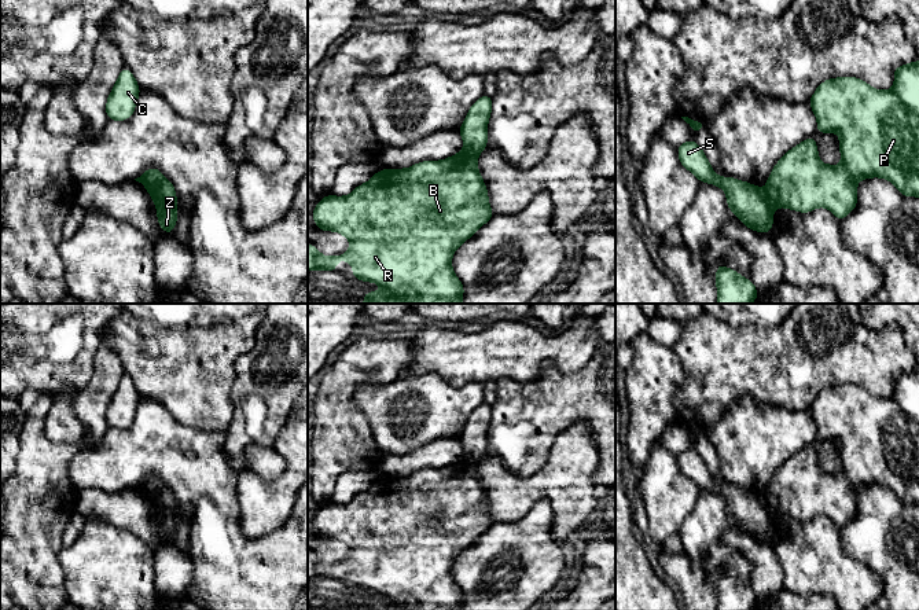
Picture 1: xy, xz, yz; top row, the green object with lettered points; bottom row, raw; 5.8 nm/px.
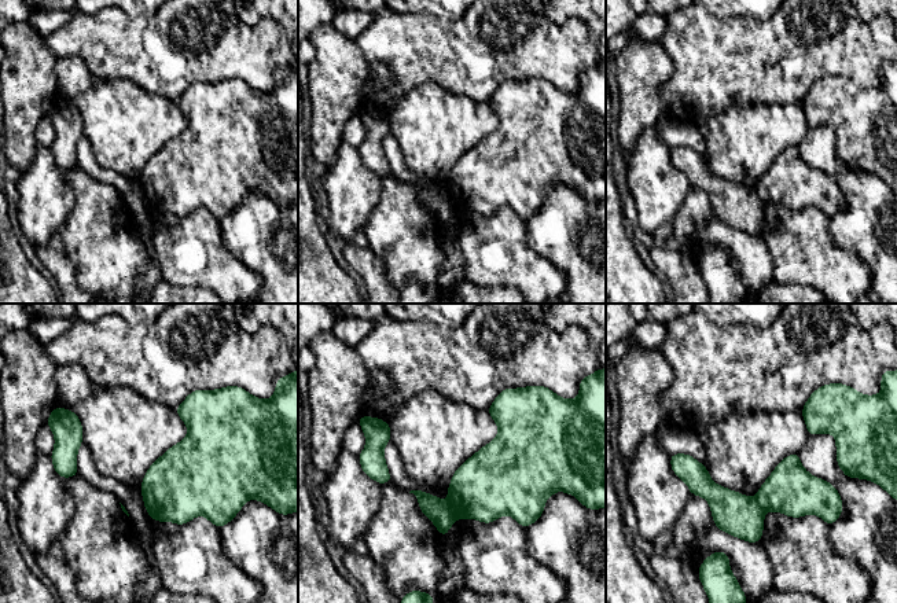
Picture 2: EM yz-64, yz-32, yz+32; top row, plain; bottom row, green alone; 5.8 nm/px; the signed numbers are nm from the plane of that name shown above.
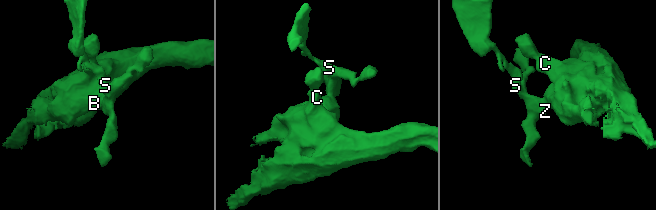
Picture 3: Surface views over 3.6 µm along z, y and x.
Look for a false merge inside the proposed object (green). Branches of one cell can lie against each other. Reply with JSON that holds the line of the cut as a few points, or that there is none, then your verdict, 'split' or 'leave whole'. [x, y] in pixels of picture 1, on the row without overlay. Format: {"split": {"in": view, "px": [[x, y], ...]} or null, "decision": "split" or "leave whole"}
{"split": {"in": "xy", "px": [[175, 506], [165, 507], [157, 514]]}, "decision": "split"}

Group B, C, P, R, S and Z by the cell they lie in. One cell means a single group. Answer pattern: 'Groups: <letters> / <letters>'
Groups: B C P R / S Z

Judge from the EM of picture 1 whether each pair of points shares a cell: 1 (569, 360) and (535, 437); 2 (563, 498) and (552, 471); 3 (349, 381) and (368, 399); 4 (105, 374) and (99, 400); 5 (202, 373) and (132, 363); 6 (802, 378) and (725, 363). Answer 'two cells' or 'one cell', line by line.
1: two cells
2: one cell
3: two cells
4: one cell
5: one cell
6: one cell

